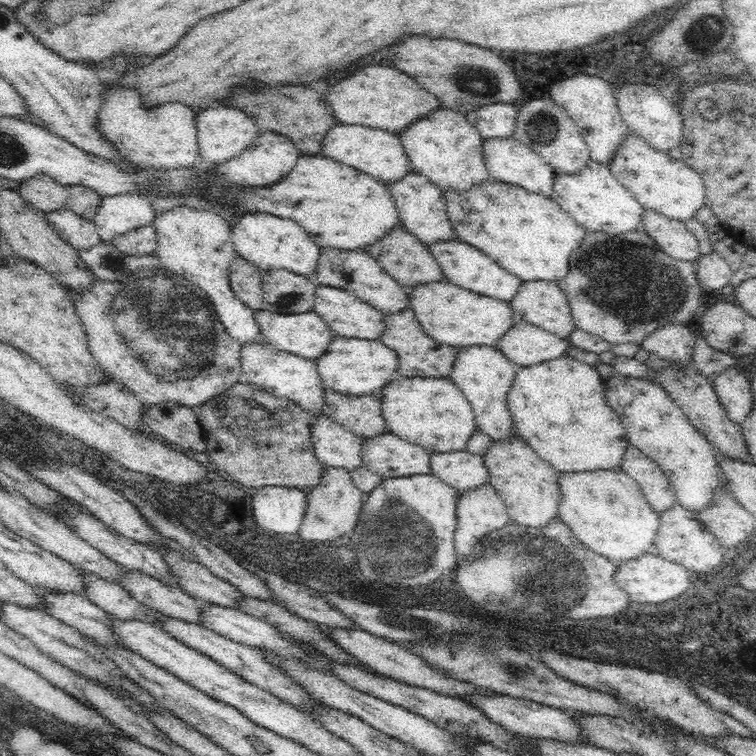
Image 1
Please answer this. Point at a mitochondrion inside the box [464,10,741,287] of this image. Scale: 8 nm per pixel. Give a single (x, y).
(698, 38)

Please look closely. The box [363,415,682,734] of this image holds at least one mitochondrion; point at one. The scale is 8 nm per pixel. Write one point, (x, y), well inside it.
(543, 557)

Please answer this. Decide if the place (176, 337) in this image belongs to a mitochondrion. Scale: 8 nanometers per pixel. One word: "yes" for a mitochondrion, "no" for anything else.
yes

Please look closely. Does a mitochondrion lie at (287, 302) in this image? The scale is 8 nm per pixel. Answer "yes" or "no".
yes

